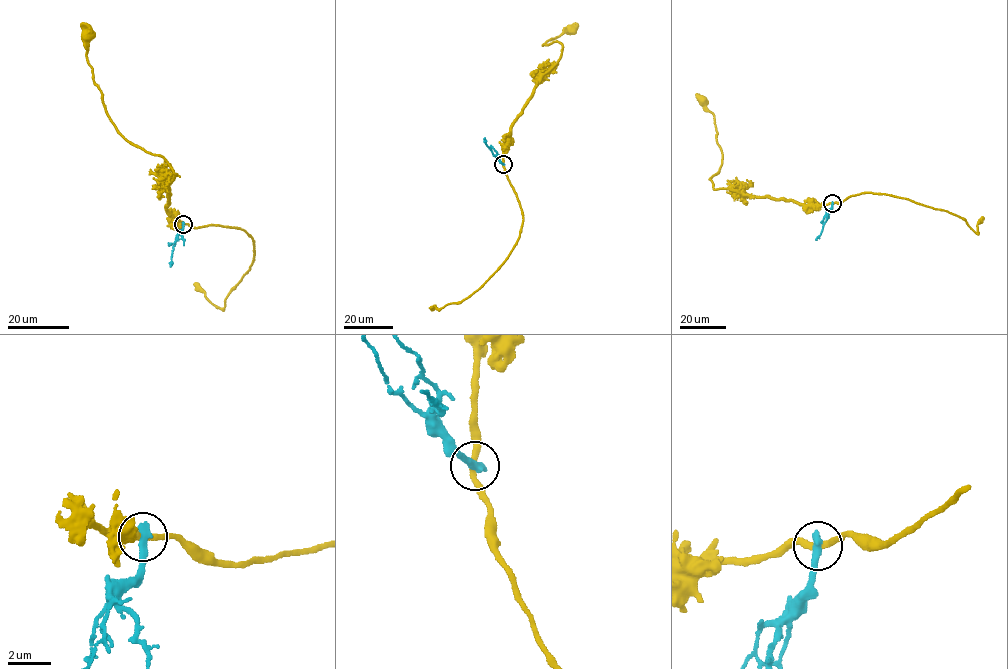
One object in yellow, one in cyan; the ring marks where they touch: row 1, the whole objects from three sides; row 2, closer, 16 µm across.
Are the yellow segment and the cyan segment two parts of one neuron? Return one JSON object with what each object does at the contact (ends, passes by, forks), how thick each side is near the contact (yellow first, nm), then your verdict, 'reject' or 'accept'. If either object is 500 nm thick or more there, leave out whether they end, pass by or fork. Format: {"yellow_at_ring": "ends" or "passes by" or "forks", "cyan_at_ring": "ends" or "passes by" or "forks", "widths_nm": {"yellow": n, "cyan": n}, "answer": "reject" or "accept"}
{"yellow_at_ring": "passes by", "cyan_at_ring": "ends", "widths_nm": {"yellow": 280, "cyan": 440}, "answer": "reject"}

